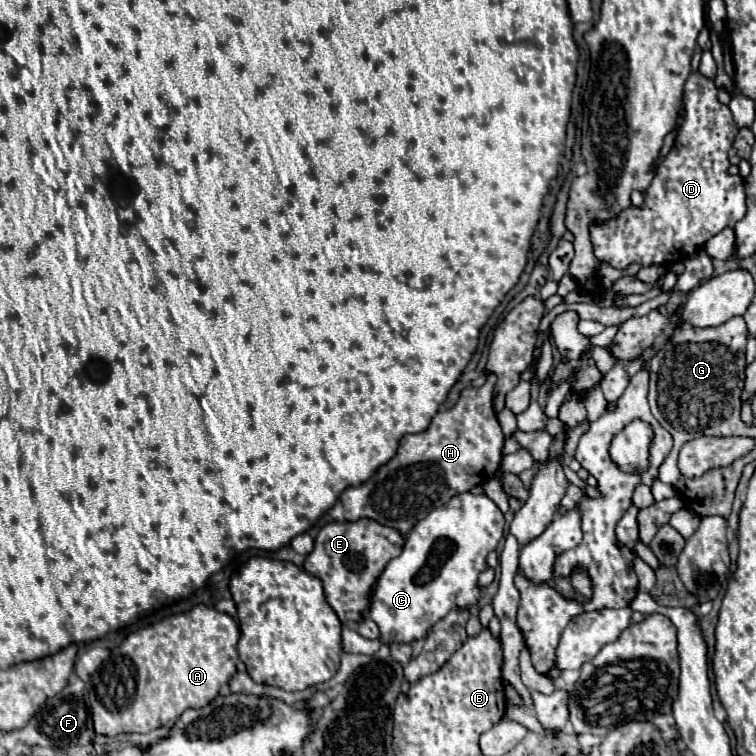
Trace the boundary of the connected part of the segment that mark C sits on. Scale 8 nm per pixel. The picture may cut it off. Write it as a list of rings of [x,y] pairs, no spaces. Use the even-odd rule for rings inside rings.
[[[470,491],[452,497],[446,505],[430,511],[406,537],[406,545],[402,553],[392,559],[384,573],[378,577],[374,587],[374,597],[370,603],[370,617],[376,621],[380,629],[380,639],[390,643],[412,643],[420,637],[426,637],[434,623],[448,615],[454,607],[474,607],[480,597],[480,589],[476,587],[478,575],[486,569],[486,557],[494,551],[504,537],[504,515],[488,499],[484,493],[474,495]]]

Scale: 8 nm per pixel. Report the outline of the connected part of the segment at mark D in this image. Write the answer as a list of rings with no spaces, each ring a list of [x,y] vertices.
[[[698,71],[688,77],[684,87],[684,119],[678,129],[674,147],[656,169],[654,181],[644,197],[644,209],[630,207],[614,221],[590,227],[594,255],[600,261],[612,265],[614,269],[626,269],[630,263],[640,263],[644,267],[654,263],[676,263],[682,261],[682,255],[692,255],[694,249],[704,247],[708,239],[718,235],[724,227],[734,227],[734,223],[746,215],[744,179],[740,175],[728,173],[728,151],[734,145],[738,127],[728,105],[720,103],[716,95],[718,87],[714,81],[706,79]]]

